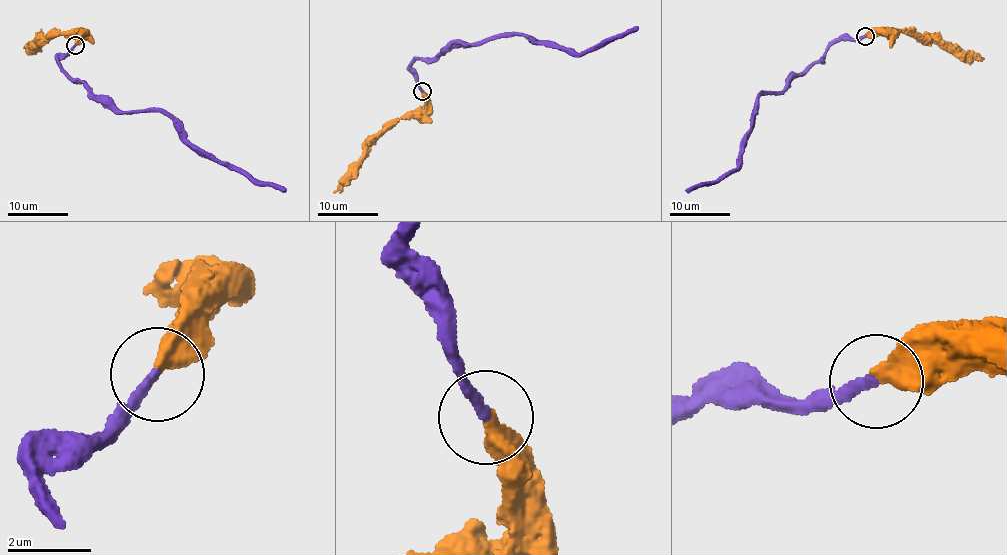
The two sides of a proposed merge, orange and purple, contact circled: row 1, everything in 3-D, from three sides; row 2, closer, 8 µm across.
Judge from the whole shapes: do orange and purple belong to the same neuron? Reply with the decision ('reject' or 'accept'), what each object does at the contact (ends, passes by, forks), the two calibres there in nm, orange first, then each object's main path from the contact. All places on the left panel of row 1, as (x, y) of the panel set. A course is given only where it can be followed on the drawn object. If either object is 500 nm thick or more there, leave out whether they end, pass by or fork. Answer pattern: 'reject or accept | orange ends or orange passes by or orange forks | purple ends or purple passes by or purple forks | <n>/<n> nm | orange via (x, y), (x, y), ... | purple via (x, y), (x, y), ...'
accept | orange ends | purple ends | 420/240 nm | orange via (75, 45), (81, 35), (55, 31), (24, 48) | purple via (74, 45), (58, 61), (69, 76), (85, 81), (94, 96), (119, 110), (165, 112), (187, 140), (286, 192)

